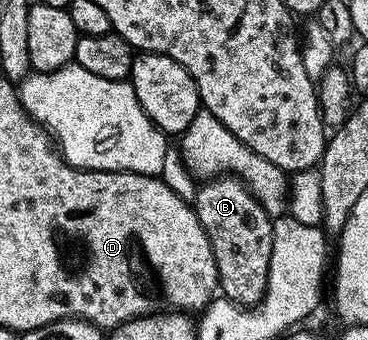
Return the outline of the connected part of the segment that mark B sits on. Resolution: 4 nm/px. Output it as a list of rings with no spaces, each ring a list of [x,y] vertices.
[[[233,174],[206,180],[193,198],[195,215],[201,221],[217,261],[219,291],[243,308],[254,308],[266,293],[270,253],[273,250],[273,223],[250,186]]]

